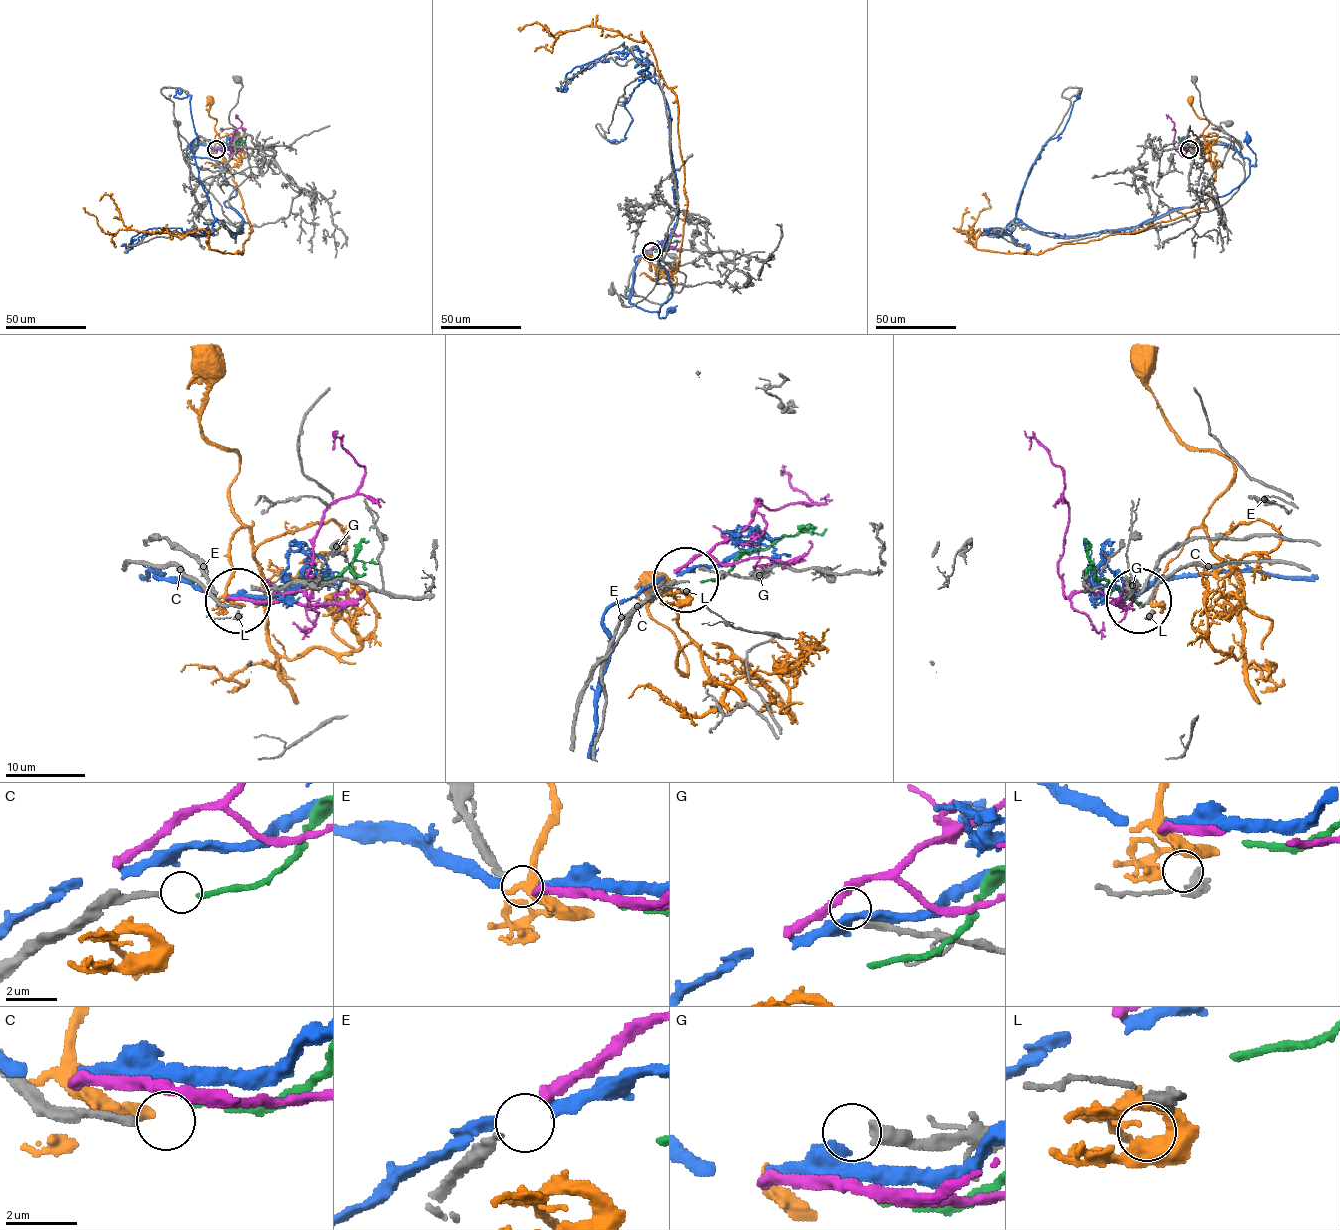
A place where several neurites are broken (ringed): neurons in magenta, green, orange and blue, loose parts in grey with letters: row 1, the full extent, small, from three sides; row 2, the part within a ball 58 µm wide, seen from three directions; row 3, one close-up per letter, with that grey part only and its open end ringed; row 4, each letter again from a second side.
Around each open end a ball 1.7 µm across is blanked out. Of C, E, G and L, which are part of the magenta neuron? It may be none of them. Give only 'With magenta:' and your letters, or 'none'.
With magenta: E

